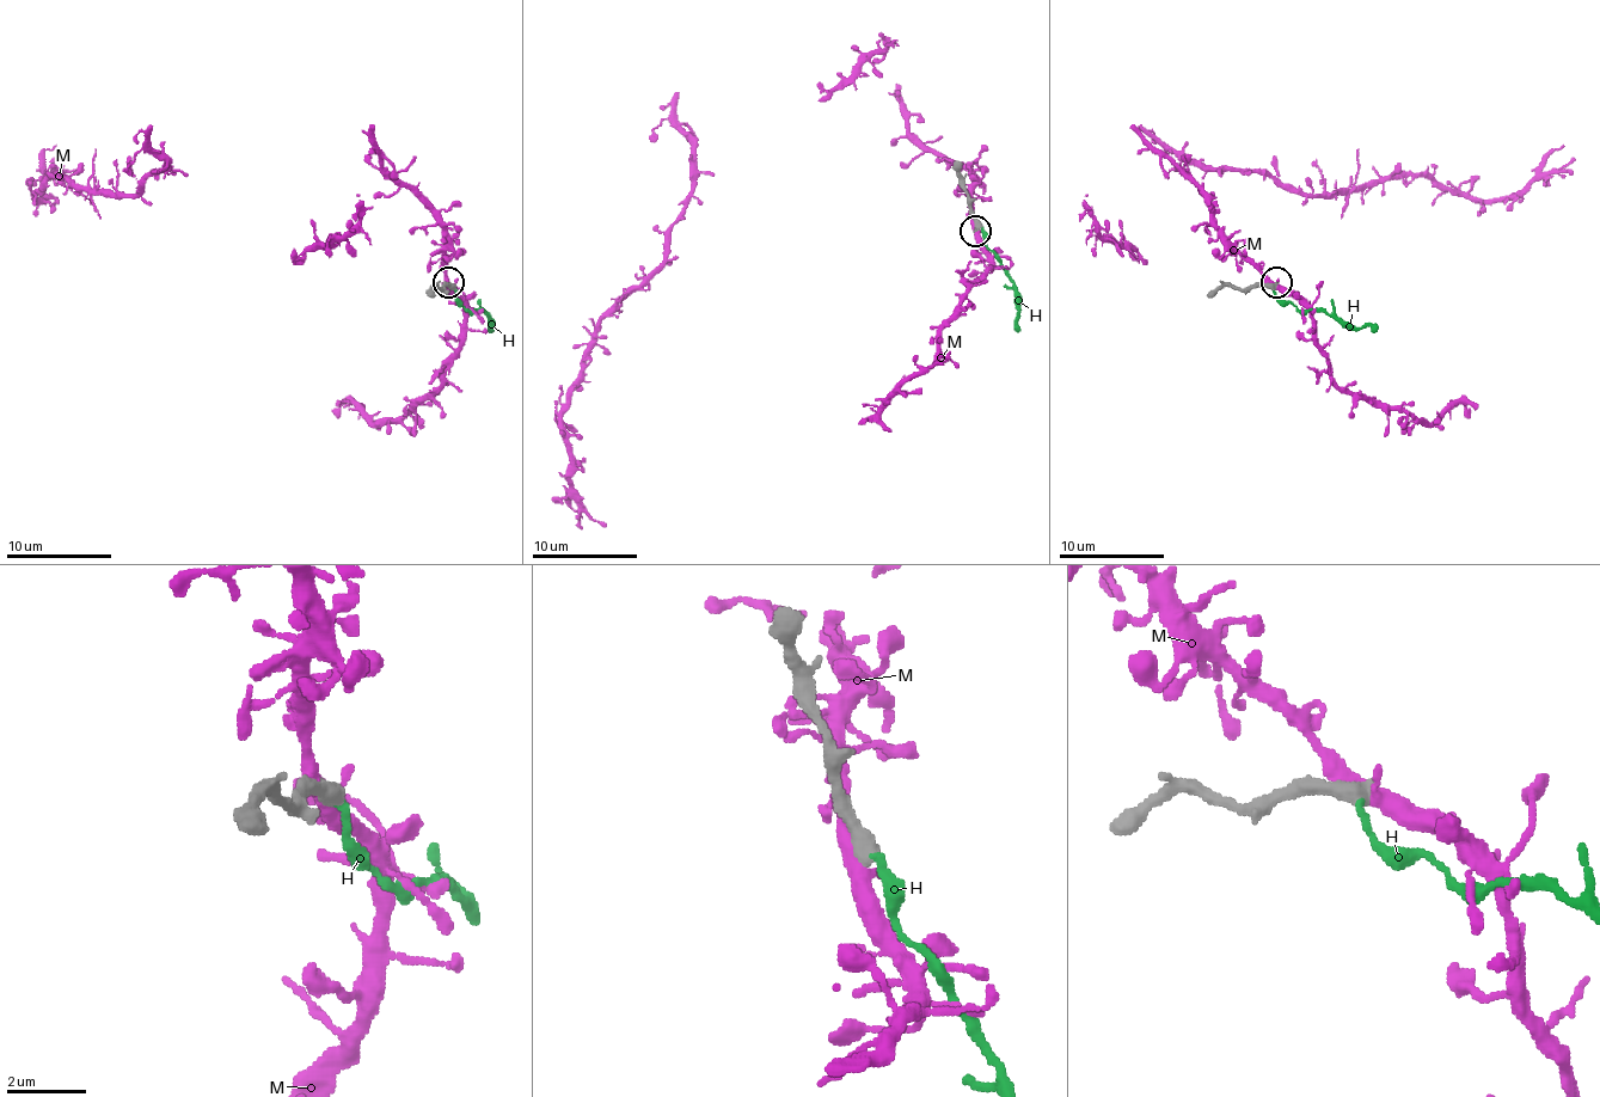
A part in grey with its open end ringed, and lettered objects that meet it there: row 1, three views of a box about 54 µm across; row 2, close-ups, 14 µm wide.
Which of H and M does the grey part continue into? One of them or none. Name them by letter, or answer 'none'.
none

